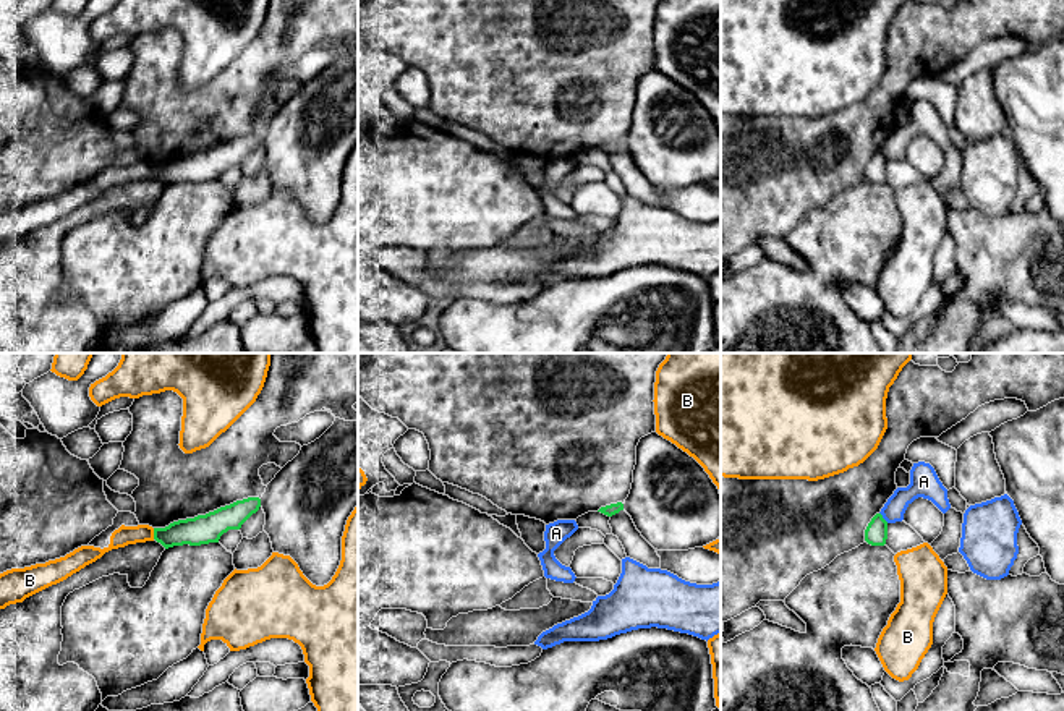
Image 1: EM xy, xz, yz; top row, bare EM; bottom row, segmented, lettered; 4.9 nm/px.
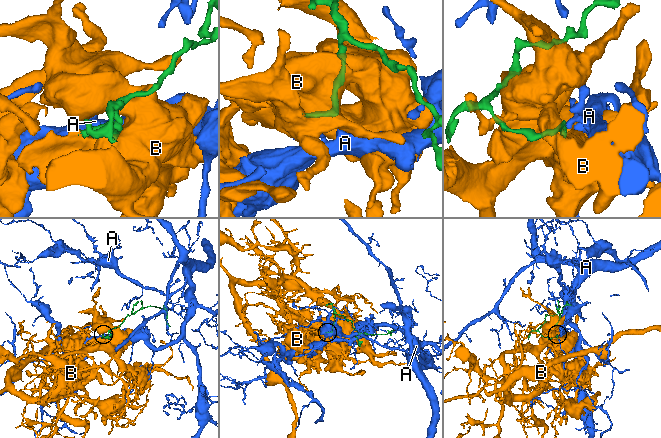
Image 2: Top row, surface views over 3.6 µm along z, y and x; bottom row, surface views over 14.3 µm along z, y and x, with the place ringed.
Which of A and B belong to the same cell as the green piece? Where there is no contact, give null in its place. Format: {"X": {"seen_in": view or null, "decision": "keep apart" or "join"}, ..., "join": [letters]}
{"A": {"seen_in": "yz", "decision": "keep apart"}, "B": {"seen_in": "xy", "decision": "keep apart"}, "join": []}

